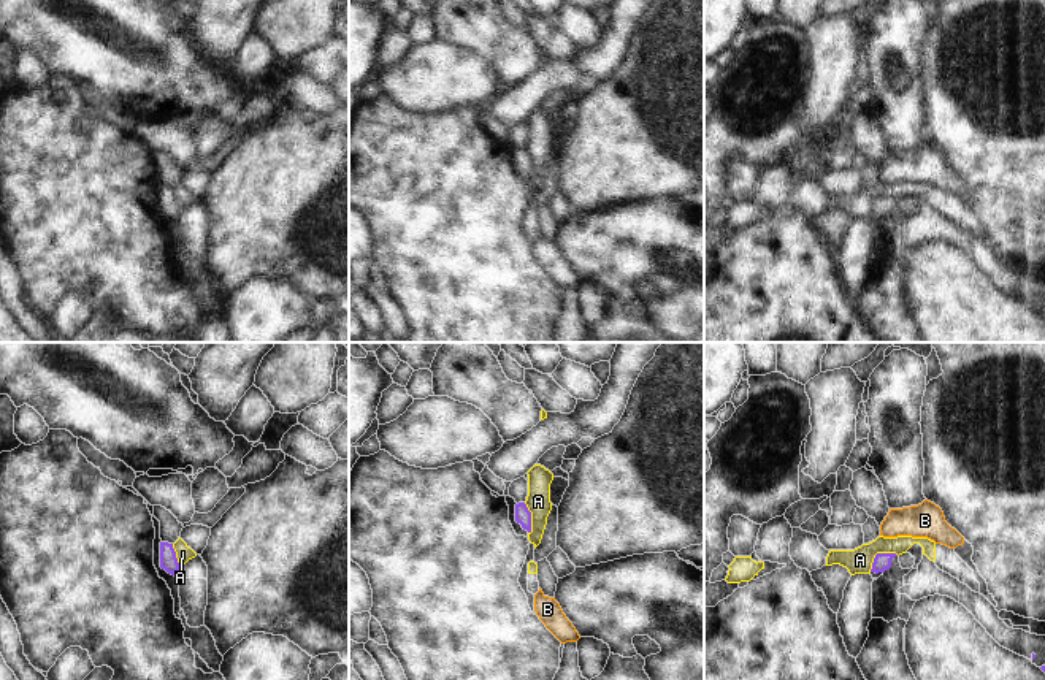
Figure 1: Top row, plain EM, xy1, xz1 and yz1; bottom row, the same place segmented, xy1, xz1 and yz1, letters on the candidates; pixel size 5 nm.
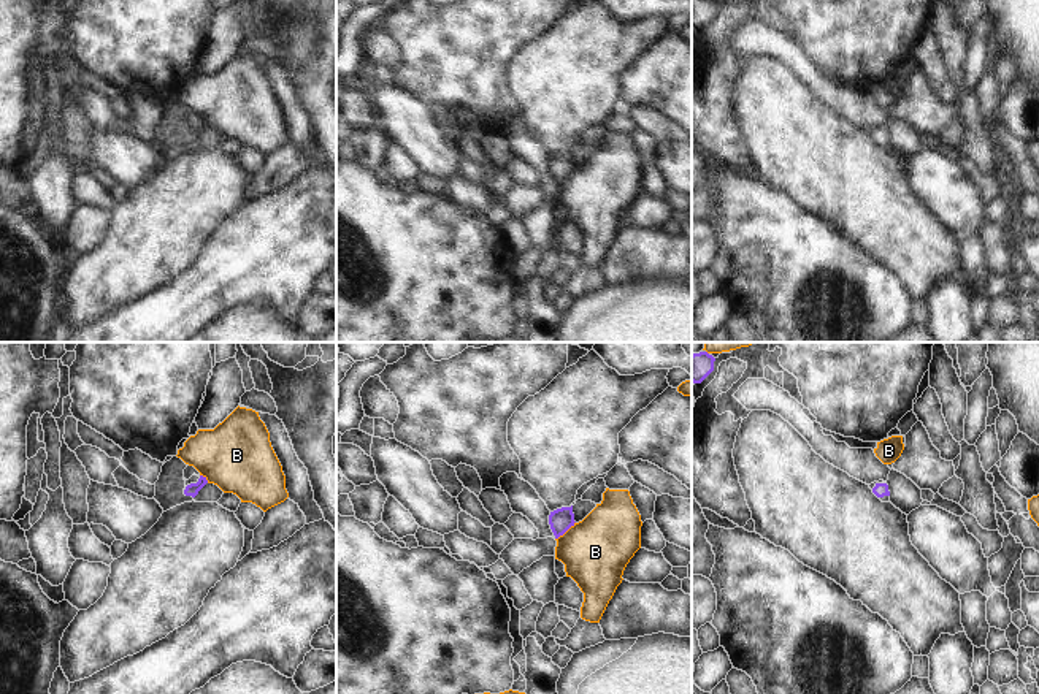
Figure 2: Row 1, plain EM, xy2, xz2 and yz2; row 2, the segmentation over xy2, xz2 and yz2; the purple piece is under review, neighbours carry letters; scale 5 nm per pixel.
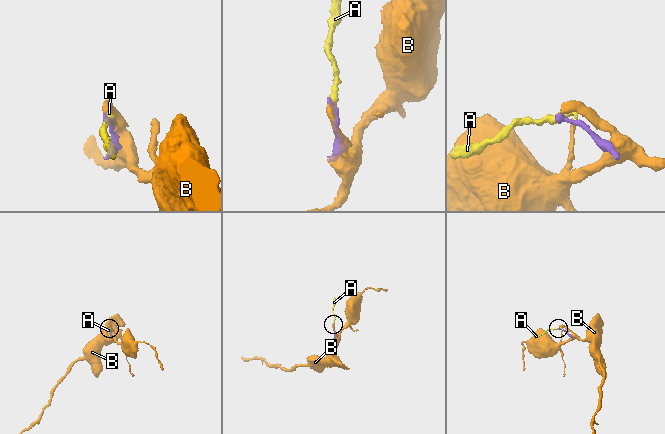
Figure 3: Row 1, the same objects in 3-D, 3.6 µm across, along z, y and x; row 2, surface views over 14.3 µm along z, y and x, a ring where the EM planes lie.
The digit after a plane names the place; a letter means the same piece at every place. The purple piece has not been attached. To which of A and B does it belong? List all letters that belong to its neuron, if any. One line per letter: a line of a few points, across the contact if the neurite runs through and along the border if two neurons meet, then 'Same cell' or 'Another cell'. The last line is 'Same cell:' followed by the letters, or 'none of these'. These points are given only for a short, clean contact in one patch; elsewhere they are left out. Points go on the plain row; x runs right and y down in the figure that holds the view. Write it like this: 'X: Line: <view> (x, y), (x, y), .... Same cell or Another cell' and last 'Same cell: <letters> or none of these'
A: Line: yz1 (898, 200), (877, 198), (869, 216). Another cell
B: Line: xz2 (575, 167), (555, 184). Another cell
Same cell: none of these.

